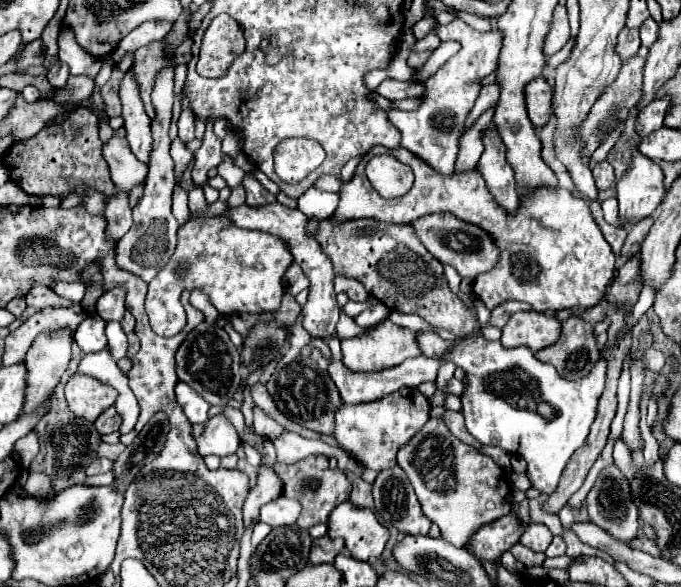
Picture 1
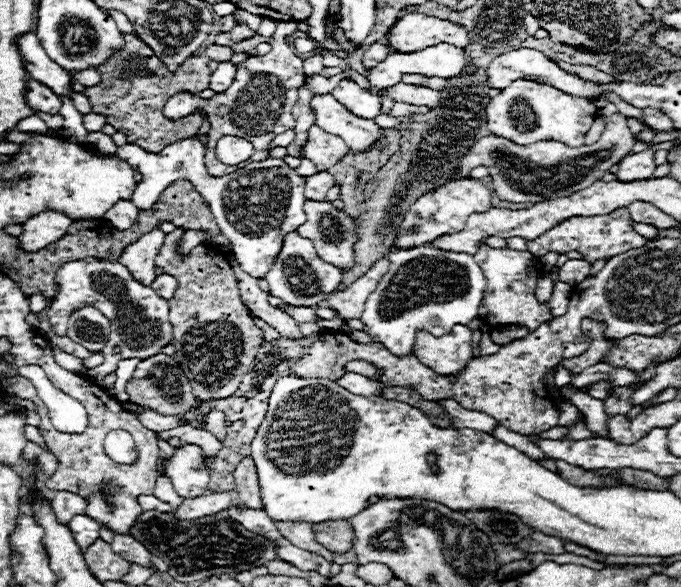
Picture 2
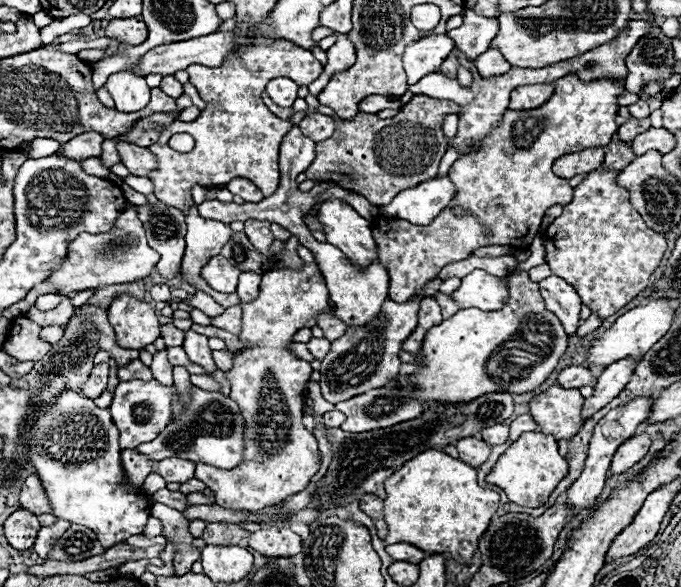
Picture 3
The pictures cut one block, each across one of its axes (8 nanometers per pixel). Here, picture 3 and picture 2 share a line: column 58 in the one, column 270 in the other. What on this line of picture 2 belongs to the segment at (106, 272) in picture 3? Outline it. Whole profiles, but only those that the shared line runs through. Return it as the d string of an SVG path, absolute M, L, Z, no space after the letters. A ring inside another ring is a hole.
M290 232L284 236L282 250L264 278L270 286L272 296L276 296L292 306L316 306L330 292L336 290L336 286L342 282L342 272L340 272L340 268L336 268L328 262L322 262L308 238L302 238L300 234Z

